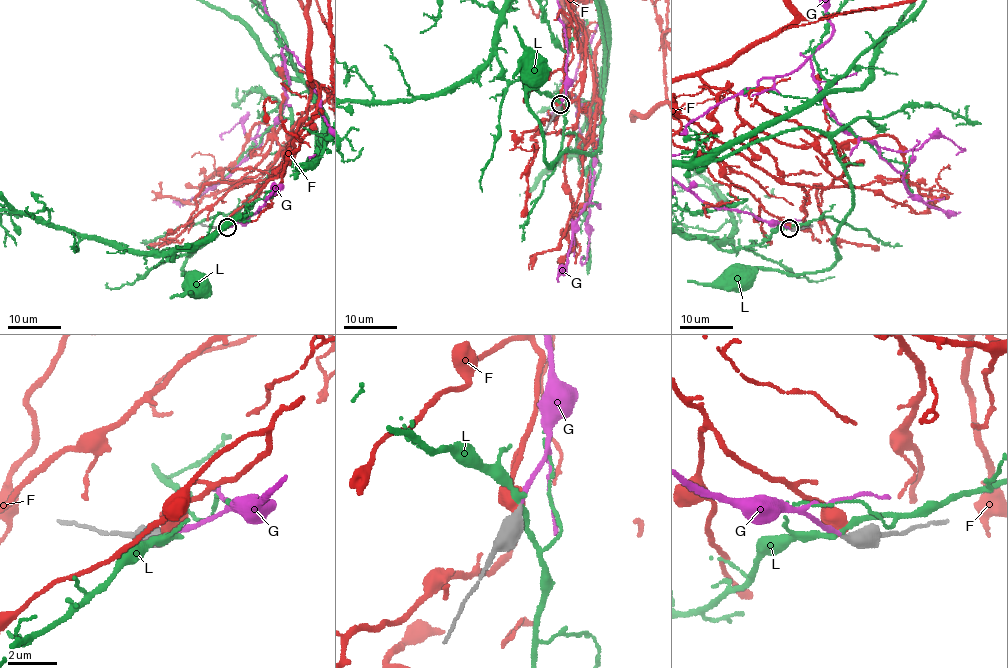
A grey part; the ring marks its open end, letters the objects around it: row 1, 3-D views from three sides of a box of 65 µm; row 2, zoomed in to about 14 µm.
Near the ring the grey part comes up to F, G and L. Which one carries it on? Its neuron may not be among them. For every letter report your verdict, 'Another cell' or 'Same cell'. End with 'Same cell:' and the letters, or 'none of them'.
F: Another cell
G: Same cell
L: Another cell
Same cell: G

